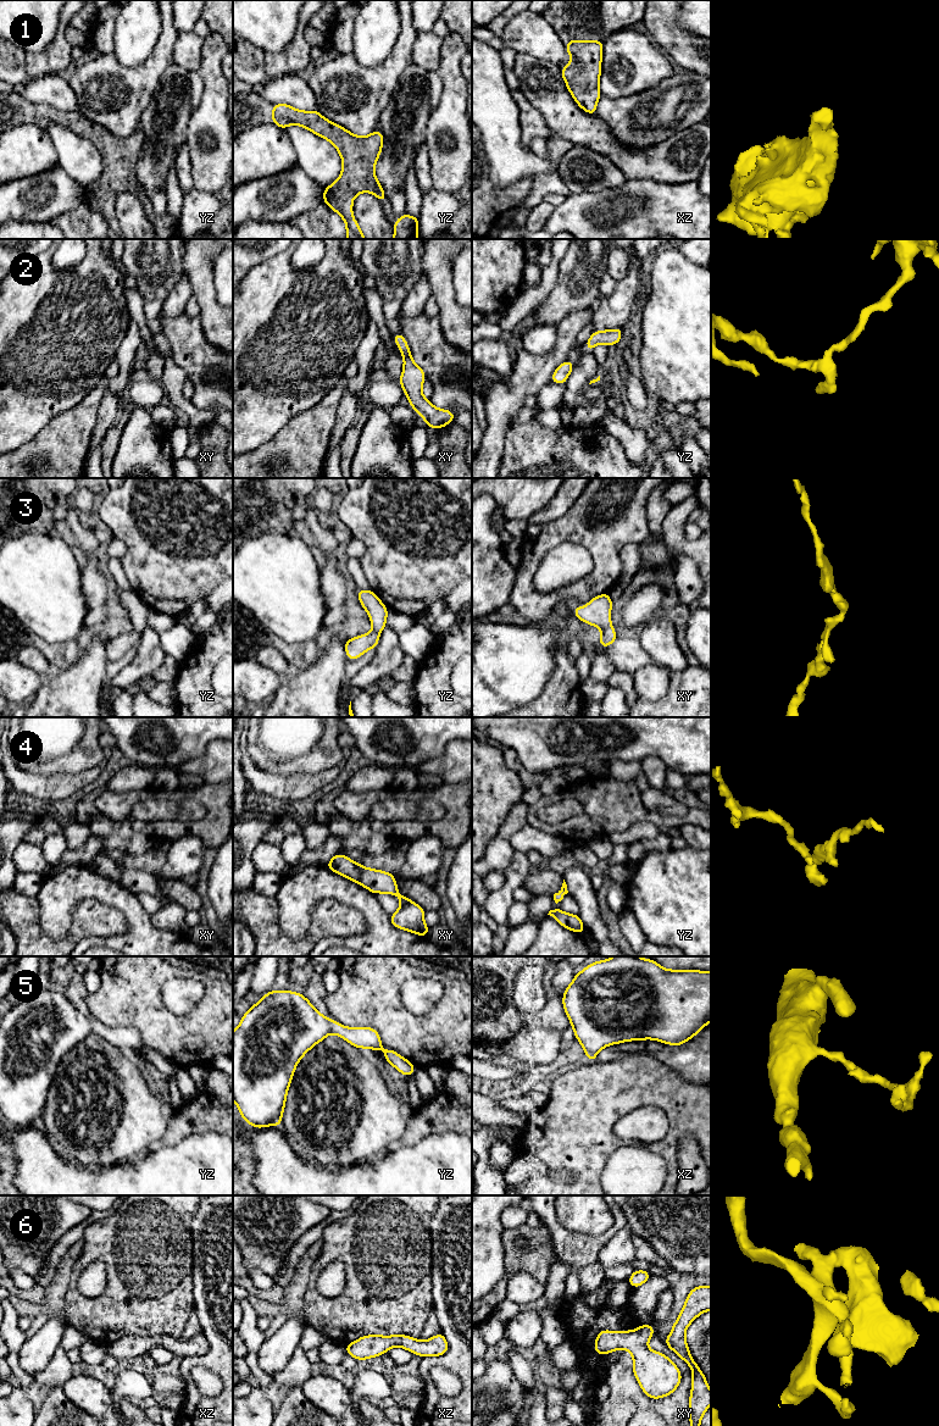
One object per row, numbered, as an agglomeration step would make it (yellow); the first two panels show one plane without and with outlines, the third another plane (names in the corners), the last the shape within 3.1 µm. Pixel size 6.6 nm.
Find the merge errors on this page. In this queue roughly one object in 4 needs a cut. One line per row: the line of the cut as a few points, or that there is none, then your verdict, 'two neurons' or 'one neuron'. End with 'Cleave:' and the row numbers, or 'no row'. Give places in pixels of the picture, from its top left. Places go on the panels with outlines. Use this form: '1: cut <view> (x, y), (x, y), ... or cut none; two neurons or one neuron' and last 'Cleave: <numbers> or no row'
1: cut none; one neuron
2: cut none; one neuron
3: cut none; one neuron
4: cut none; one neuron
5: cut none; one neuron
6: cut none; one neuron
Cleave: no row

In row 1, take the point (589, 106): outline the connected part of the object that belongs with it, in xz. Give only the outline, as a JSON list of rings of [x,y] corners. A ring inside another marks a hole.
[[[568,40],[565,44],[572,60],[561,68],[561,76],[574,101],[587,113],[596,113],[596,102],[602,96],[599,89],[601,76],[602,40]]]

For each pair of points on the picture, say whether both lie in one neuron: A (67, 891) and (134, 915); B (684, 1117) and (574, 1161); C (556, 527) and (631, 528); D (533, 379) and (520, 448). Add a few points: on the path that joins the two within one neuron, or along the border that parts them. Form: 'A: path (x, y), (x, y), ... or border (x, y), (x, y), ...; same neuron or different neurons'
A: path (84, 891), (107, 891), (117, 898); same neuron
B: path (654, 1098), (626, 1098), (593, 1131); same neuron
C: path (574, 528), (592, 531), (596, 528), (612, 528); same neuron
D: border (511, 426), (506, 432), (504, 454); different neurons

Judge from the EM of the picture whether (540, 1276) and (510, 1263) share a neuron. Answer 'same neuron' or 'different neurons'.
same neuron

